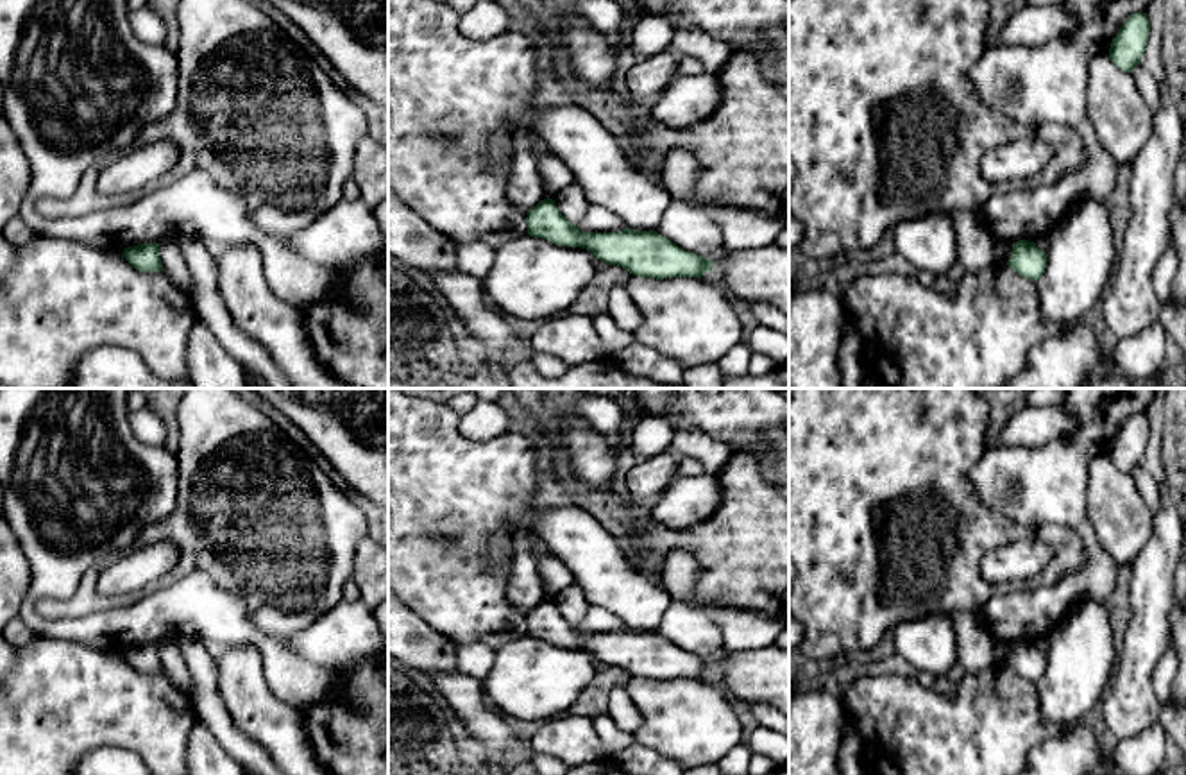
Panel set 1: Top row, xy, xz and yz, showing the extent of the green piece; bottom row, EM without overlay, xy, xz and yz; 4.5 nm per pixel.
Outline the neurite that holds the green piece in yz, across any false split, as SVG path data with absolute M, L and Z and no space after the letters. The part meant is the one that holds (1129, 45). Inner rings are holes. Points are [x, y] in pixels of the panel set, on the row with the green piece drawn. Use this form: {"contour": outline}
{"contour": "M1147 13L1131 14L1120 27L1109 48L1111 61L1123 72L1132 72L1147 50L1150 21Z"}

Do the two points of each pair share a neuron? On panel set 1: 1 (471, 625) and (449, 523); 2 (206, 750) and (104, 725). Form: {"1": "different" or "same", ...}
{"1": "same", "2": "different"}

